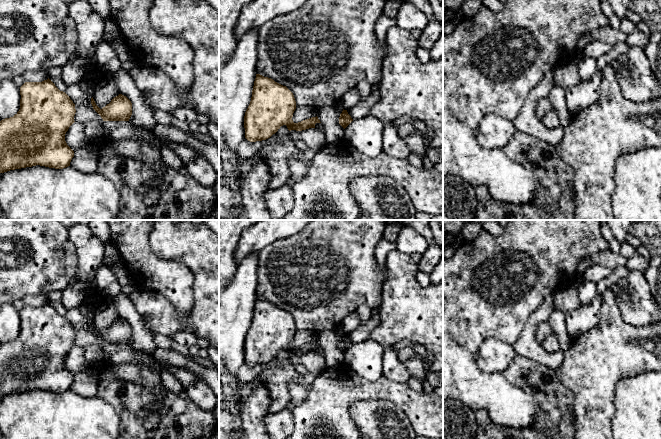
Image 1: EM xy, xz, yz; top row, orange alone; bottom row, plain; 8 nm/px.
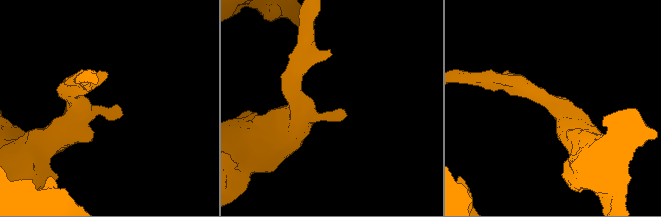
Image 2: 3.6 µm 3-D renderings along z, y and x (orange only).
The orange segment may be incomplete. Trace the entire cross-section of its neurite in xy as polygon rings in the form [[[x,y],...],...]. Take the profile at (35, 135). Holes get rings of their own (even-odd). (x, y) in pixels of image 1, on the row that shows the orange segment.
[[[48,78],[42,82],[25,82],[20,87],[20,109],[10,118],[0,121],[0,173],[36,165],[55,169],[70,166],[74,151],[67,145],[65,134],[75,122],[75,104],[70,97],[60,91]]]

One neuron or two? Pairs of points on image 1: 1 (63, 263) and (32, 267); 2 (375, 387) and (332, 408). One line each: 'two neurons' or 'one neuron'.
1: one neuron
2: one neuron

